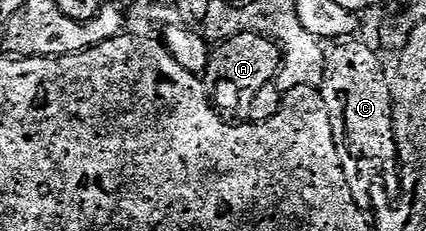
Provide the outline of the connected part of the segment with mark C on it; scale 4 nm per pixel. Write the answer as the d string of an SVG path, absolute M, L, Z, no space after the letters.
M349 38L344 42L338 43L334 52L330 51L327 56L327 67L325 72L325 85L319 88L323 102L327 106L327 114L331 114L331 130L335 134L335 142L339 150L339 162L343 166L343 174L347 178L347 186L351 190L351 194L355 198L357 205L365 210L368 209L368 204L373 200L373 191L376 188L381 188L385 183L393 184L397 180L397 168L399 169L399 149L397 146L397 132L393 129L393 93L395 91L394 85L389 85L389 76L385 73L385 68L381 65L381 60L368 48L365 44L360 44L360 39Z

